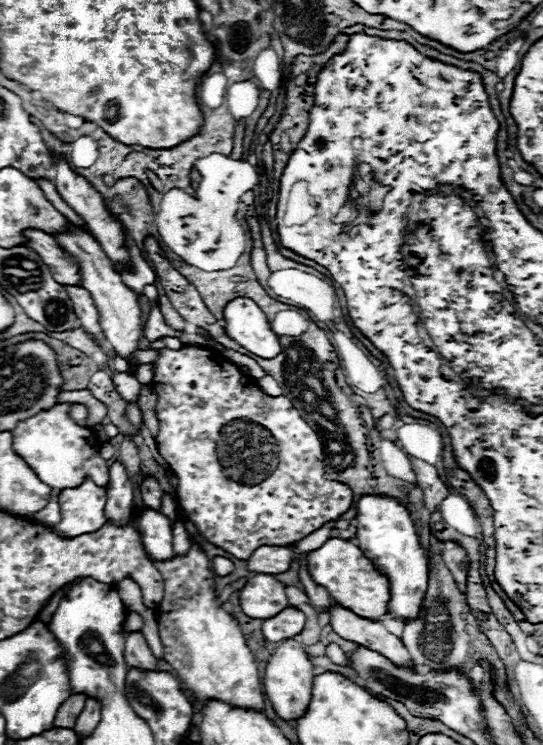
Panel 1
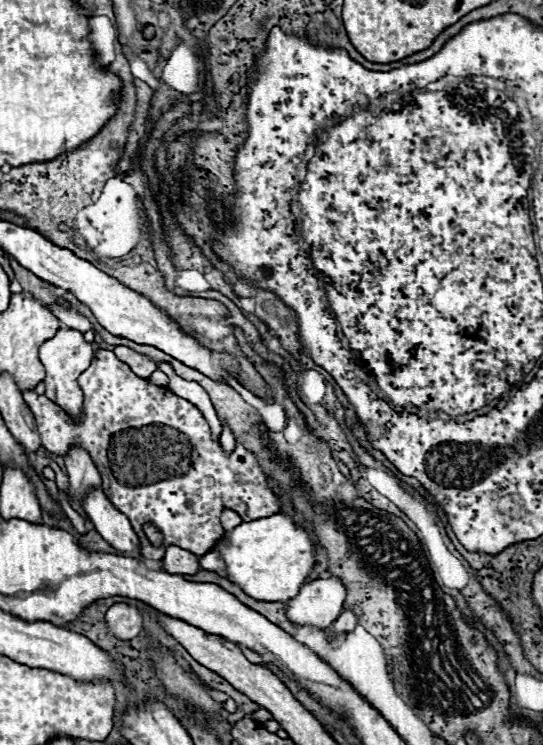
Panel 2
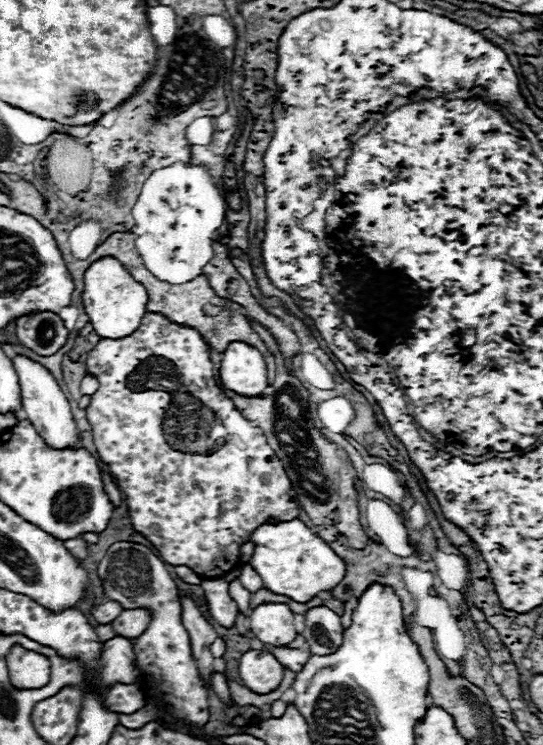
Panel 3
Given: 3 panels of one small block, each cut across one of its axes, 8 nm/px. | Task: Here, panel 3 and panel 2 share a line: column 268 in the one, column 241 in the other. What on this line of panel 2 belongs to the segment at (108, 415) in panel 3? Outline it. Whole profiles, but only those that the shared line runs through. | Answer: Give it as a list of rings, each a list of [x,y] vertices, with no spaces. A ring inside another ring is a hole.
[[[98,350],[92,364],[80,374],[77,381],[84,395],[83,414],[78,424],[58,404],[48,400],[46,396],[38,396],[34,390],[24,392],[24,400],[34,412],[42,446],[48,452],[66,456],[68,446],[80,446],[90,454],[104,480],[104,494],[114,504],[114,508],[126,514],[132,522],[132,528],[140,538],[144,558],[162,560],[166,546],[172,544],[196,556],[206,554],[222,538],[224,530],[220,524],[220,514],[224,508],[232,508],[234,512],[238,512],[244,522],[252,522],[278,512],[278,498],[268,488],[266,476],[264,472],[260,472],[252,452],[238,444],[236,450],[228,456],[222,446],[212,440],[208,422],[192,402],[172,394],[170,390],[150,386],[146,380],[138,378],[128,368],[128,364],[120,362],[110,350]],[[144,524],[152,524],[162,532],[160,546],[150,544],[144,534]]]

